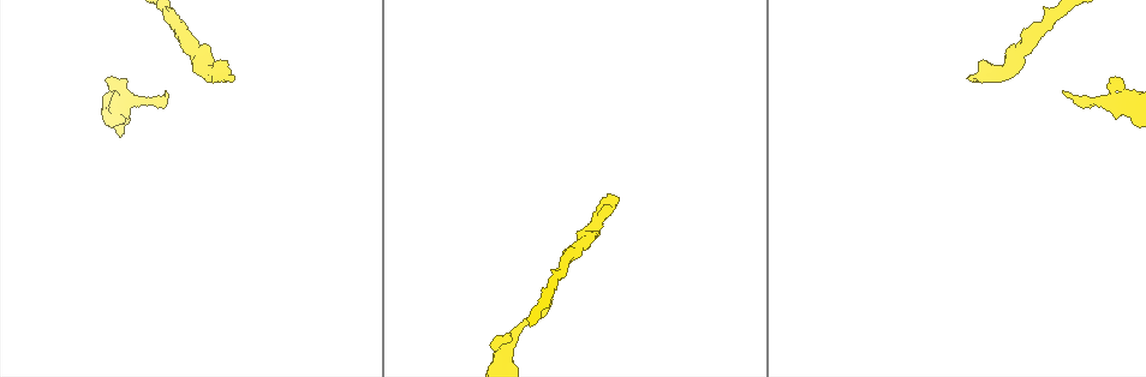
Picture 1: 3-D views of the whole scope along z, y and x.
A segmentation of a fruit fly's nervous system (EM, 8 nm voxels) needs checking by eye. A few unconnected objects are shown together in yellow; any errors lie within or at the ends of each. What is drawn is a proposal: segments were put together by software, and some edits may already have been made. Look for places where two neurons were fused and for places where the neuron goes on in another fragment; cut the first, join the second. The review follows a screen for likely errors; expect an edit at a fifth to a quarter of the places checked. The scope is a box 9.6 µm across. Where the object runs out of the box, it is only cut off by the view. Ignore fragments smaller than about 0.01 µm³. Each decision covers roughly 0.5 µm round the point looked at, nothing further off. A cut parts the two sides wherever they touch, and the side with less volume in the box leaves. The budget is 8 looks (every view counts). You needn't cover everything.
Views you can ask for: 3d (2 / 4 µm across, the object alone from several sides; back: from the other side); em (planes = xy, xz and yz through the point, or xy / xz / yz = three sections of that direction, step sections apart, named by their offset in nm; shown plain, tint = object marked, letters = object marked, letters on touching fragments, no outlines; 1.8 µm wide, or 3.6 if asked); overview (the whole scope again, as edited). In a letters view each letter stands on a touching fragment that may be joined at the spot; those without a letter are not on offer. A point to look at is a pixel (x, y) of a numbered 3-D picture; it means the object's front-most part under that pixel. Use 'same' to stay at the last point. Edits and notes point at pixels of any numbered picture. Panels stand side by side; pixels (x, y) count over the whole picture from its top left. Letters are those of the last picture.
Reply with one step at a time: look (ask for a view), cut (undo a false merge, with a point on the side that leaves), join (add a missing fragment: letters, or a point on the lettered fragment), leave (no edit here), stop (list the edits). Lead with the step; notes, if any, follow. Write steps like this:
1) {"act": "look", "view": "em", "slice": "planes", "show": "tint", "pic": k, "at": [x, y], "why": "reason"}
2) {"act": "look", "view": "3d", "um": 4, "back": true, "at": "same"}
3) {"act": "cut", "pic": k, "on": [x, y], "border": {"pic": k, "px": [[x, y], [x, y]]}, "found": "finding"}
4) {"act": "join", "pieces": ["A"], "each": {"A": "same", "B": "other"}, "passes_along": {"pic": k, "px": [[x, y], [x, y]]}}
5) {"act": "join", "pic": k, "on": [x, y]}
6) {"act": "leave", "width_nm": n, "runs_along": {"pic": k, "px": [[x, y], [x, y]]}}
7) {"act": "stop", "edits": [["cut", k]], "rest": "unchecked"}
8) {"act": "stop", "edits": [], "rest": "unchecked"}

{"act": "look", "view": "em", "slice": "planes", "show": "plain", "pic": 1, "at": [106, 81], "why": "stops while still wide"}

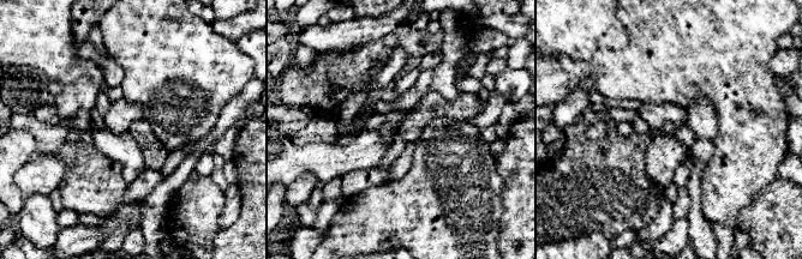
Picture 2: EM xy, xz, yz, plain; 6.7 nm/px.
{"act": "look", "view": "em", "slice": "planes", "show": "letters", "at": "same", "why": "see the neighbours"}

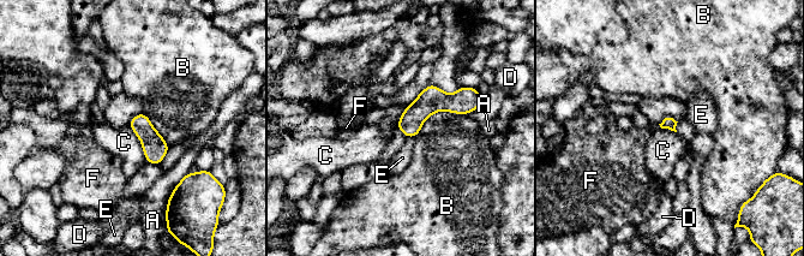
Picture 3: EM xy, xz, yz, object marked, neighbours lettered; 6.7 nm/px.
{"act": "leave", "each": {"A": "other", "B": "other", "C": "other", "D": "other", "E": "other", "F": "other"}, "runs_along": {"pic": 3, "px": [[470, 107], [426, 103], [401, 125]]}, "found": "no lettered fragment goes on from it"}

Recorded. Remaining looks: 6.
{"act": "look", "view": "em", "slice": "planes", "show": "plain", "pic": 1, "at": [971, 80], "why": "free end"}

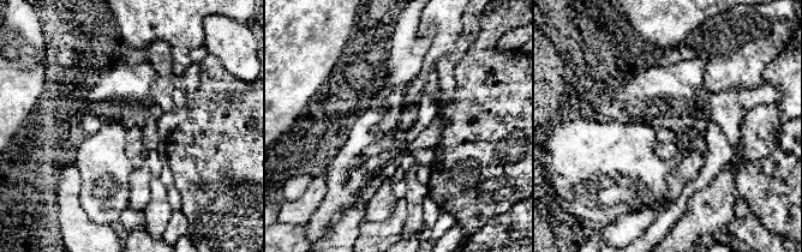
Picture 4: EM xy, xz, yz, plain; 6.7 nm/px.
{"act": "look", "view": "em", "slice": "planes", "show": "letters", "at": "same"}

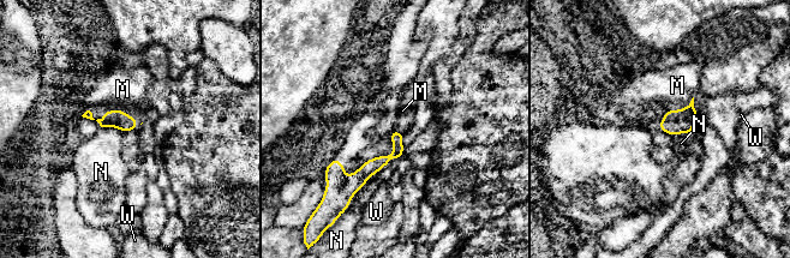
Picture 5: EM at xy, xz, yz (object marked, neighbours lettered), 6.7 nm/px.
{"act": "join", "pieces": ["M"], "each": {"M": "same", "N": "other", "W": "other"}, "found": "it goes on there"}

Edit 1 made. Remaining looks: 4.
{"act": "look", "view": "3d", "um": 2, "pic": 1, "at": [165, 92], "why": "thin end"}

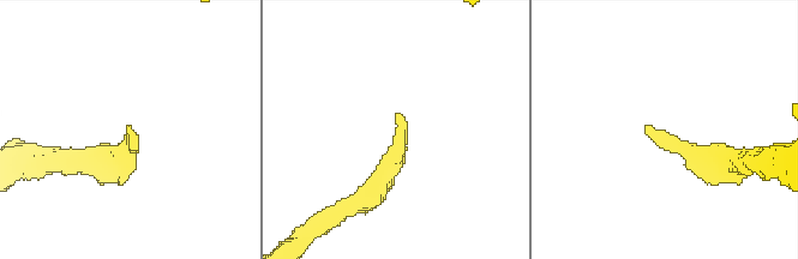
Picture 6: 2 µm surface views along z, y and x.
{"act": "look", "view": "em", "slice": "planes", "show": "plain", "pic": 6, "at": [645, 127], "why": "shape alone is not enough"}

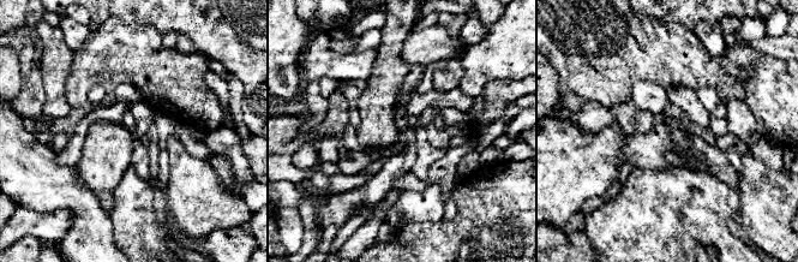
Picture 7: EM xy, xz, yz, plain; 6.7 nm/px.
{"act": "look", "view": "em", "slice": "planes", "show": "letters", "at": "same", "why": "see the neighbours"}

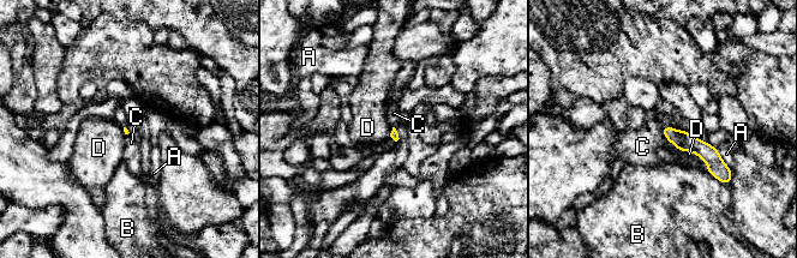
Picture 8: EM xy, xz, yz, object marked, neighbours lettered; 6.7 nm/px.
{"act": "join", "pieces": ["C"], "each": {"A": "other", "B": "other", "C": "same", "D": "other"}, "passes_along": {"pic": 8, "px": [[683, 140], [705, 162], [669, 155]]}, "found": "the neuron continues"}

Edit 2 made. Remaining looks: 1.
{"act": "stop", "edits": [["join", 5], ["join", 8]], "rest": "unchecked"}

